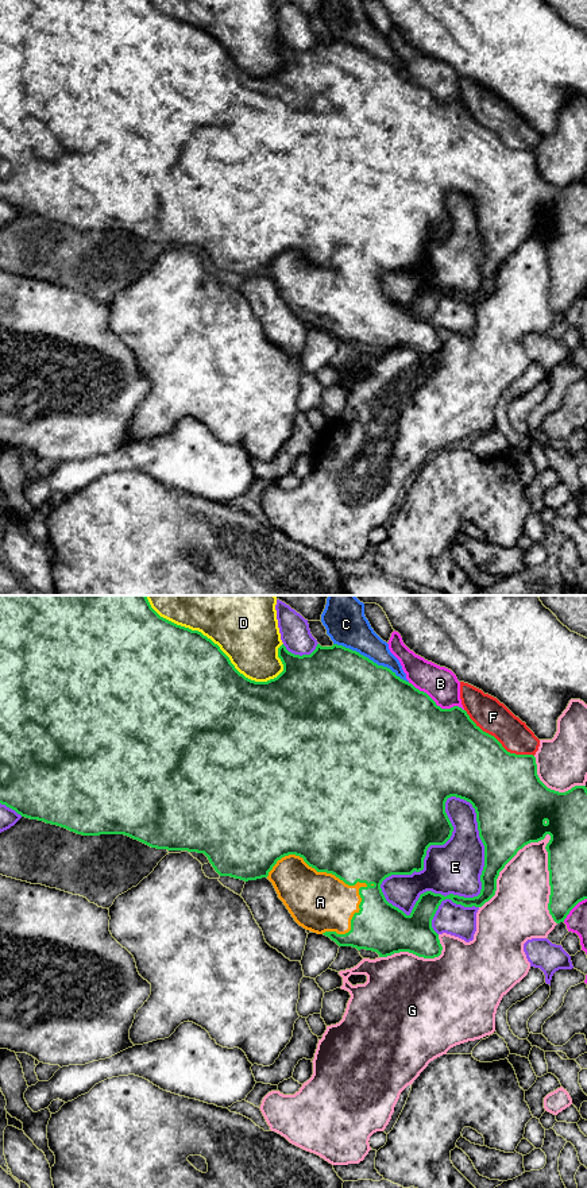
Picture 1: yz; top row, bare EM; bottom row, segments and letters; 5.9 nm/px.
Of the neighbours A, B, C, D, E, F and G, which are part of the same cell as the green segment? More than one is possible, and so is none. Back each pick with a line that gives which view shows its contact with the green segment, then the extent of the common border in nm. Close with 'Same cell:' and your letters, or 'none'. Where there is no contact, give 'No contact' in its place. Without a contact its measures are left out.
A: Touches green in yz. Shared border 600 nm
Same cell: A

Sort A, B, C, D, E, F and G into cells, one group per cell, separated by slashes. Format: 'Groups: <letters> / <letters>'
Groups: A / B / C / D / E / F / G

